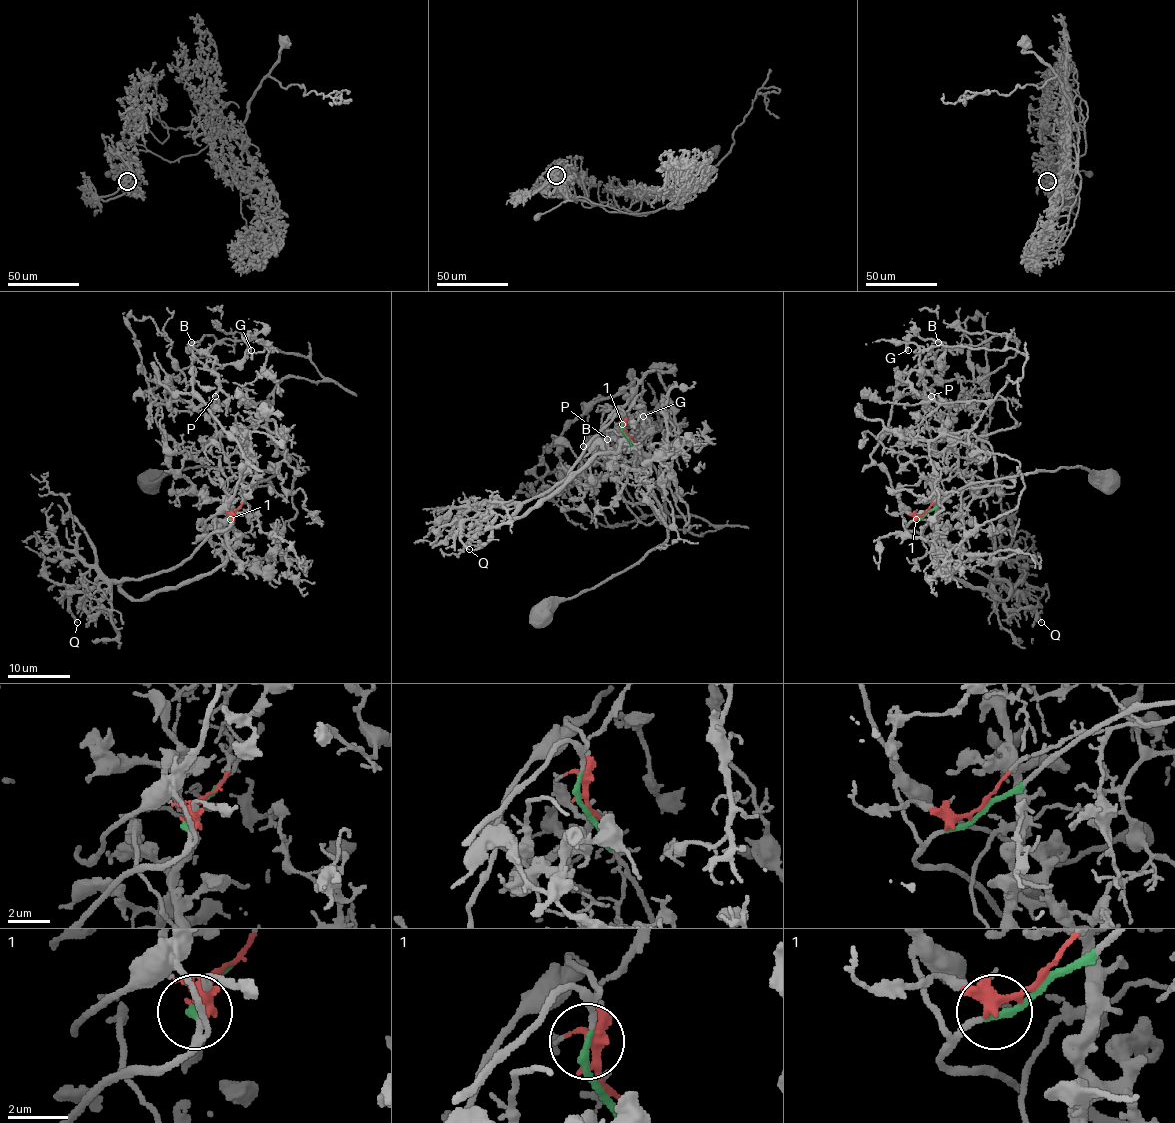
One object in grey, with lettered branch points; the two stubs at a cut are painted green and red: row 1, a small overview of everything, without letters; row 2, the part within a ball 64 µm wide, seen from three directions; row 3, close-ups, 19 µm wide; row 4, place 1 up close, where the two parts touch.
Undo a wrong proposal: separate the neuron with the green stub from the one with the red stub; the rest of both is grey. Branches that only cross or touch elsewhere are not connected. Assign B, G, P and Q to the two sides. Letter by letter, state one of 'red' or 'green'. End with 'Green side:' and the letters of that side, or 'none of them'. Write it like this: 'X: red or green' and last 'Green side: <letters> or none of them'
B: red
G: red
P: red
Q: green
Green side: Q

